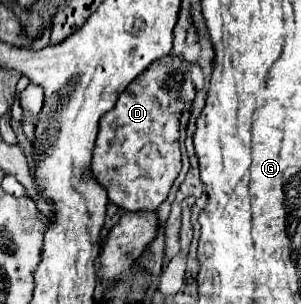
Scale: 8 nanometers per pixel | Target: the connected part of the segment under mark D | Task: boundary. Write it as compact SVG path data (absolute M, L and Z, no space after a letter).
M165 56L151 64L127 90L119 96L115 108L101 118L99 136L93 150L93 174L103 186L107 186L109 200L125 210L155 210L165 198L167 192L181 170L181 152L179 152L179 116L185 106L191 106L195 98L195 86L187 78L183 60L175 56Z

